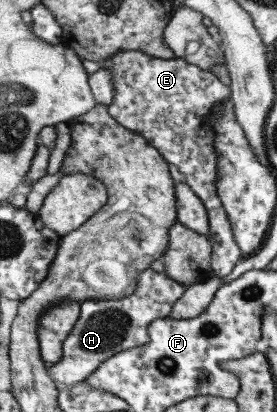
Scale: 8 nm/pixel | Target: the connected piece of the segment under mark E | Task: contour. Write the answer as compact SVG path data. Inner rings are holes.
M126 50L110 54L99 62L91 59L81 59L87 74L96 70L108 70L112 82L112 99L106 105L109 116L127 130L140 134L145 140L157 149L157 152L168 164L177 166L183 174L185 185L189 187L205 207L208 218L206 237L210 242L210 269L215 277L224 277L229 274L237 261L243 258L232 237L232 226L223 210L220 198L217 196L215 175L217 170L216 150L213 144L212 121L209 119L212 106L217 101L223 101L229 96L229 89L213 73L201 70L198 66L185 62L182 58L160 59L150 57L148 54L137 50Z

